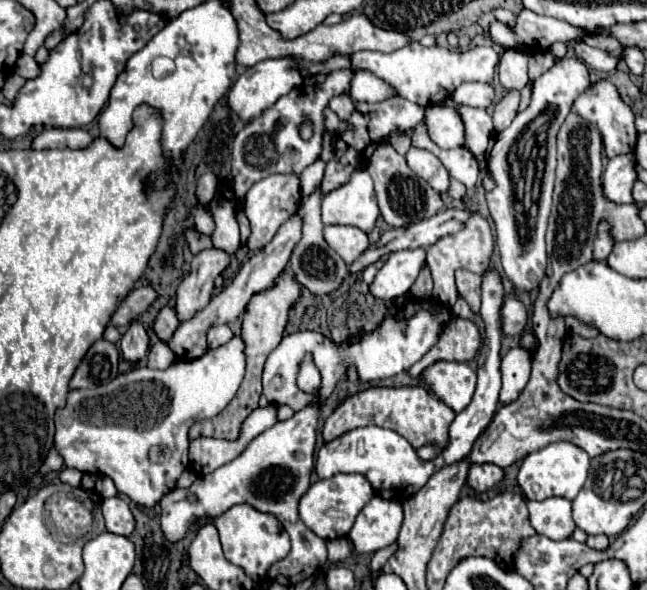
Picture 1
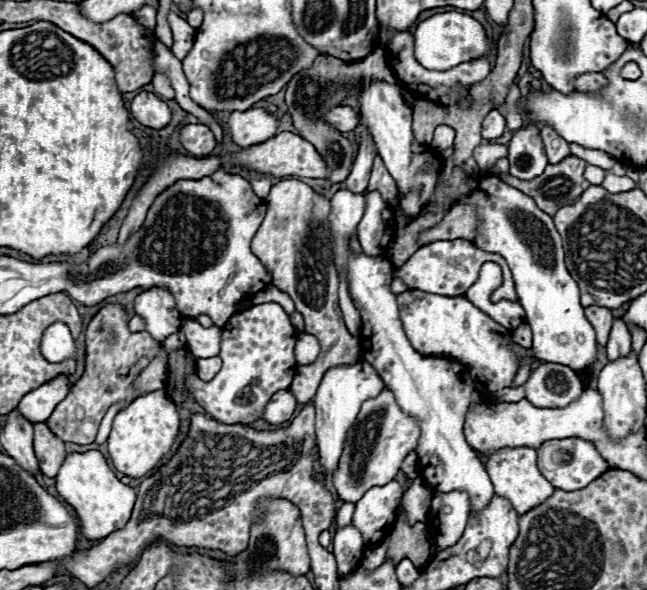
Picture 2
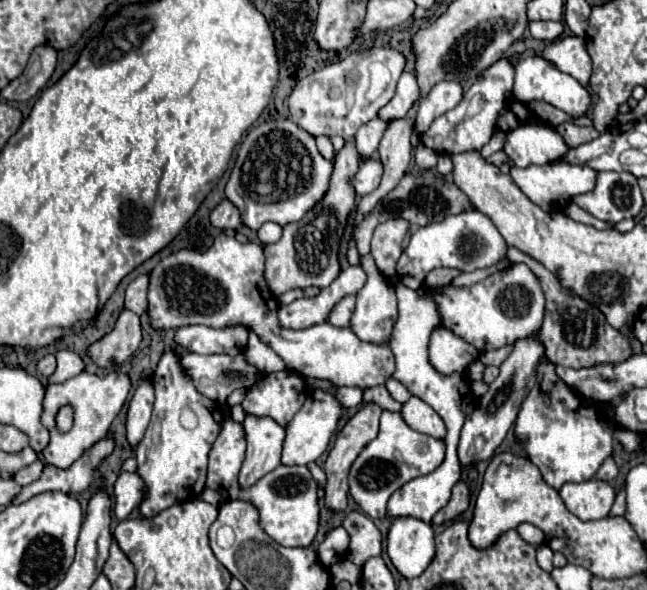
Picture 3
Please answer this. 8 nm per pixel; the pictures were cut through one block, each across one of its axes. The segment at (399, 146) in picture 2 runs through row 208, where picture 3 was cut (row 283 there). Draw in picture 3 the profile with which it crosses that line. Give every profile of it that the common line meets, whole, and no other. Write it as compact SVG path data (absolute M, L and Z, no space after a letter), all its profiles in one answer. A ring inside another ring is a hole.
M464 210L454 216L446 216L442 222L432 222L428 226L416 228L408 248L402 252L398 260L398 276L400 282L408 288L422 288L422 282L426 274L434 268L448 266L456 268L460 272L472 272L478 268L490 268L498 264L506 256L508 244L498 232L498 228L492 224L492 220L482 214L480 210Z

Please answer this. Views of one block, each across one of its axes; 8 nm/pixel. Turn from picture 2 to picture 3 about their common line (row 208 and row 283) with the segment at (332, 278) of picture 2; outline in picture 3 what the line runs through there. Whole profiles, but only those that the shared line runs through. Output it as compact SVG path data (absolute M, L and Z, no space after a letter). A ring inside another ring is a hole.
M346 142L340 152L334 156L334 172L330 178L330 186L322 200L300 220L284 226L284 234L278 242L266 244L266 282L274 296L280 296L294 288L326 288L340 274L340 240L344 236L348 216L356 206L356 192L352 186L352 178L358 172L360 158L356 158L356 148L352 142Z

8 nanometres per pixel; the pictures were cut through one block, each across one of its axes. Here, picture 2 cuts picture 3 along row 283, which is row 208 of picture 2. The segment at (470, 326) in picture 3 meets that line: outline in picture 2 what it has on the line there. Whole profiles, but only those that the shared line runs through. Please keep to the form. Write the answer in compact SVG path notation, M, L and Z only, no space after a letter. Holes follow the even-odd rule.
M460 168L450 176L448 186L440 186L436 202L444 202L446 194L454 204L474 204L482 218L480 236L474 240L476 248L500 254L514 276L518 302L526 310L526 322L534 334L532 354L540 360L564 364L572 370L584 370L596 360L594 328L580 306L580 292L564 266L564 248L560 234L554 228L552 216L542 212L530 196L504 184L500 178L466 178Z

